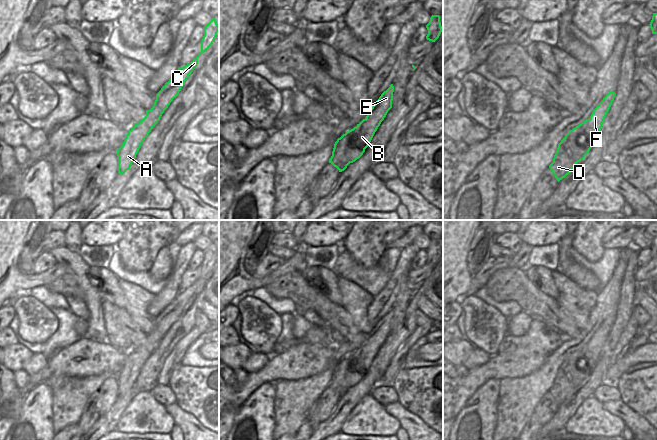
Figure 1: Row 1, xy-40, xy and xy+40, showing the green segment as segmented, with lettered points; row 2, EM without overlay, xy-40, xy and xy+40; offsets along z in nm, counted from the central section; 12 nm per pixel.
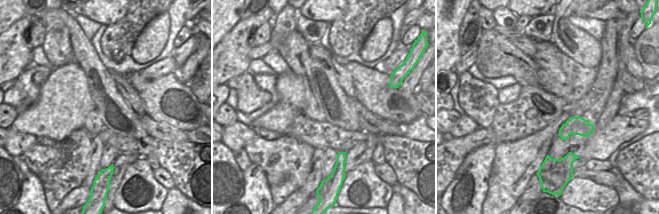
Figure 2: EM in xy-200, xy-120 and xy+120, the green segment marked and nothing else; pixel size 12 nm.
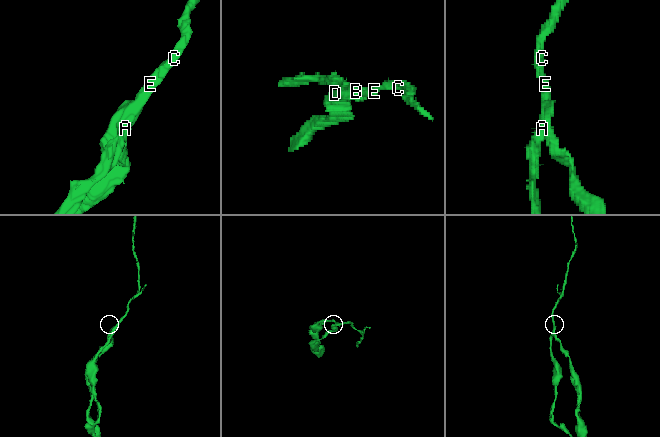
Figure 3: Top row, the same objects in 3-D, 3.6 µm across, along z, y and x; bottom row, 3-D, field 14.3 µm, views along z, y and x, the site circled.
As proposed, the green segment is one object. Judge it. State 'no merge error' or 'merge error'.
merge error

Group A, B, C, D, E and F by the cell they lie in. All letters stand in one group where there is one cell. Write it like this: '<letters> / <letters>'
A B C E F / D

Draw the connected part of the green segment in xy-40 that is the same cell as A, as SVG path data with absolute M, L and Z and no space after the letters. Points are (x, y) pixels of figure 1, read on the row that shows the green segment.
M212 18L204 27L200 54L187 65L180 67L173 77L165 83L161 90L156 94L156 100L153 107L150 110L146 110L146 116L140 121L140 126L132 127L131 132L126 135L122 146L117 150L119 174L122 175L127 170L130 170L145 138L160 120L162 114L173 99L177 97L185 81L196 68L199 56L213 44L218 32L219 25L217 24L216 19Z

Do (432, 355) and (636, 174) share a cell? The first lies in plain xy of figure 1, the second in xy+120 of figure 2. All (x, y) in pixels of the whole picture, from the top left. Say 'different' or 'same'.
different

